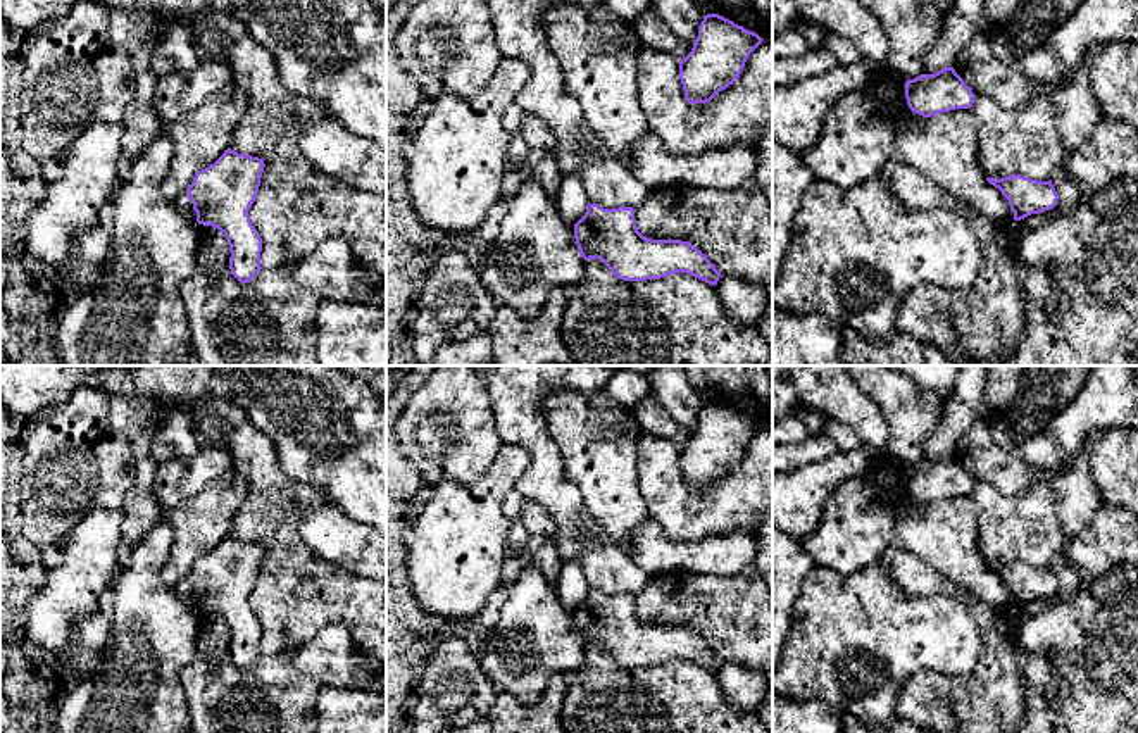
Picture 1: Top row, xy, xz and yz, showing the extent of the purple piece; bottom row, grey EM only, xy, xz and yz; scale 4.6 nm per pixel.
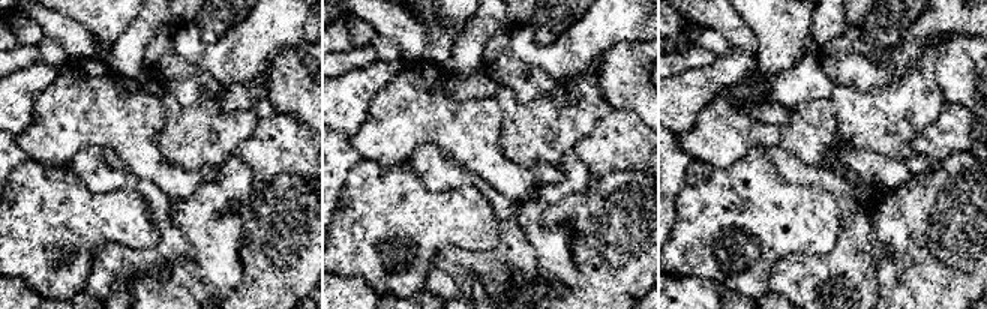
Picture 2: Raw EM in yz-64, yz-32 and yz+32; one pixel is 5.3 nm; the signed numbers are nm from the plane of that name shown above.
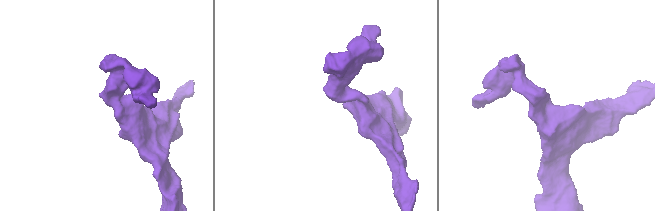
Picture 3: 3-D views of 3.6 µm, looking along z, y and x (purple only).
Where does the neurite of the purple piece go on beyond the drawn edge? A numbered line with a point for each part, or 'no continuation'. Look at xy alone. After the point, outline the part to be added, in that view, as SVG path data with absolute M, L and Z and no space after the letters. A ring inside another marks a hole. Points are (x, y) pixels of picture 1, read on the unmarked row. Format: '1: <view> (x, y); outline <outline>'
no continuation

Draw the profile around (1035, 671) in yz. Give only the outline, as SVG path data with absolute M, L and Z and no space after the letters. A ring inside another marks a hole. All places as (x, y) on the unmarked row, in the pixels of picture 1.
M1062 561L1054 562L1050 567L1059 581L1057 592L1050 597L1031 600L1021 607L1012 607L1005 623L1005 636L1010 642L1024 692L1038 692L1054 699L1057 692L1048 661L1040 654L1024 652L1019 645L1019 631L1026 619L1040 614L1059 598L1071 598L1081 586L1079 571L1076 567Z

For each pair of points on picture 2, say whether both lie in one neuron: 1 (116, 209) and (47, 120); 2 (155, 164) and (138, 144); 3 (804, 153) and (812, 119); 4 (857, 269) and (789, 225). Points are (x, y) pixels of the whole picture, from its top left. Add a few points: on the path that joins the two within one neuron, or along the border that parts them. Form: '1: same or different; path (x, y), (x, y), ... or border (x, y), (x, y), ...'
1: different; border (32, 158), (48, 165), (66, 165)
2: same; path (150, 159), (143, 149)
3: same; path (812, 144), (812, 128)
4: different; border (840, 218), (837, 240), (831, 249), (794, 254)

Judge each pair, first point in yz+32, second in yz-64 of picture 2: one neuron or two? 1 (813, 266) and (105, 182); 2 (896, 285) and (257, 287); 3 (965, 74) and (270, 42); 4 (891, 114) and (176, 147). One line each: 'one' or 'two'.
1: one
2: one
3: two
4: one

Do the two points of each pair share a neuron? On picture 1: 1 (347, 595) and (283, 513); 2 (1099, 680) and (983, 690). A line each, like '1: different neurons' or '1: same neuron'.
1: same neuron
2: different neurons

